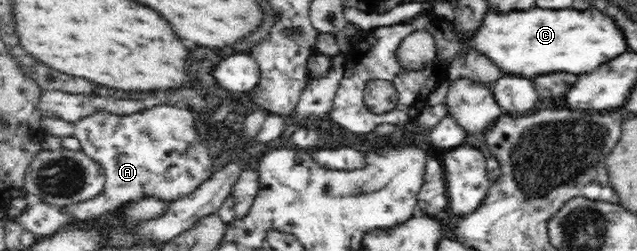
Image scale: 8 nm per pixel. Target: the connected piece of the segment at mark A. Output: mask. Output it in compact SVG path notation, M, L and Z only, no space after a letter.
M160 103L133 115L113 115L97 109L77 121L65 121L47 112L40 125L49 136L78 139L81 150L103 167L105 184L99 195L60 207L61 212L76 220L95 219L143 195L177 202L198 189L215 171L207 143L195 133L197 113L187 108Z

